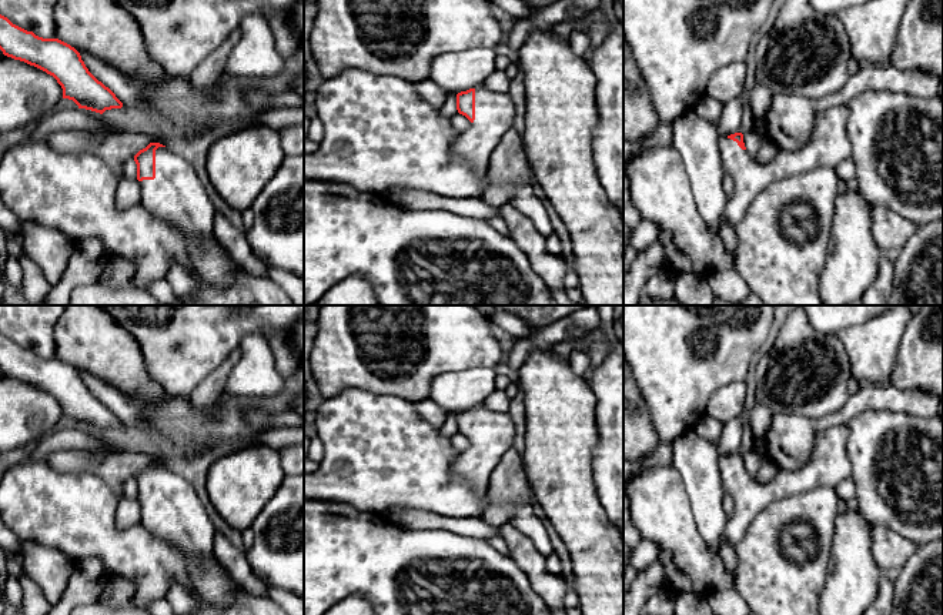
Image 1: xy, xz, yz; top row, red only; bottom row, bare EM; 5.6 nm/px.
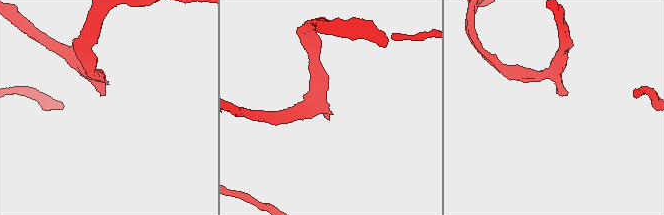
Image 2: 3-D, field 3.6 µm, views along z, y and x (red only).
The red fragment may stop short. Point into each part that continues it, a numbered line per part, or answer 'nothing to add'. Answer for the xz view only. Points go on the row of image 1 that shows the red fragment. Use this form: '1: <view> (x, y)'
1: xz (494, 110)

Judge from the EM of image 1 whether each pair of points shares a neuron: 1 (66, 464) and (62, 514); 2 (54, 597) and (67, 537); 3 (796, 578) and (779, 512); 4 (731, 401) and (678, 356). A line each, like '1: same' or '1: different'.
1: different
2: different
3: same
4: different

